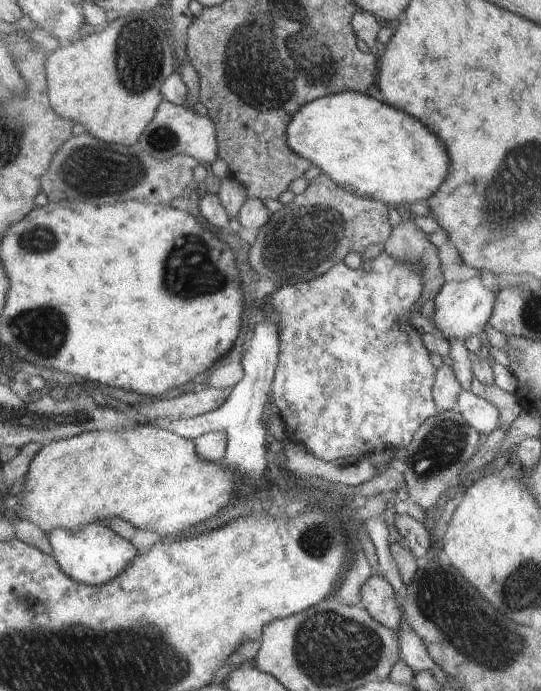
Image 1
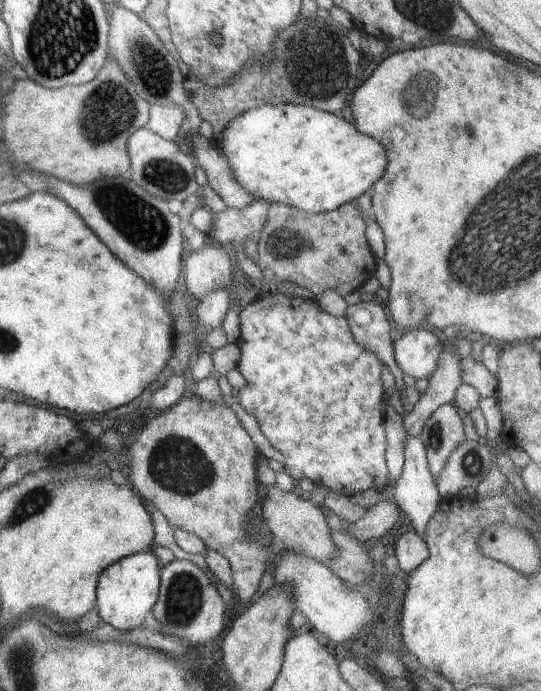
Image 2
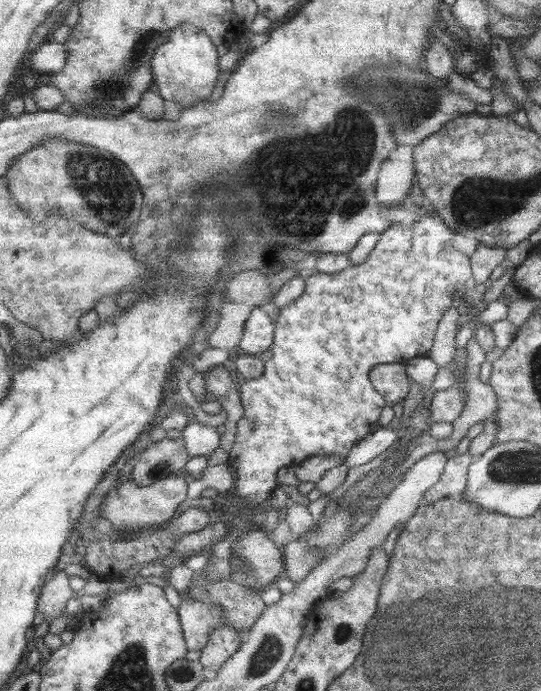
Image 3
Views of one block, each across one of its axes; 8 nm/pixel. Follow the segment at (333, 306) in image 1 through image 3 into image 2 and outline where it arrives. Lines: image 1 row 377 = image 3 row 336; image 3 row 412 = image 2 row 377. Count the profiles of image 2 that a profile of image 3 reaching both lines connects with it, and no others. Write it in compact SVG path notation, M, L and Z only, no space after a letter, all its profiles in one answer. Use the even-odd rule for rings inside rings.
M272 290L266 291L258 300L253 301L239 312L240 340L236 343L241 352L238 363L239 373L247 380L247 383L237 394L240 412L252 414L258 422L261 433L265 436L266 442L281 454L285 473L295 480L308 477L315 485L326 486L337 494L350 496L368 489L382 490L389 482L389 470L385 463L385 452L387 449L387 438L384 428L385 408L385 388L380 379L382 363L375 354L364 350L355 340L344 317L333 317L317 306L314 300L301 299L300 297L288 297L282 293Z

